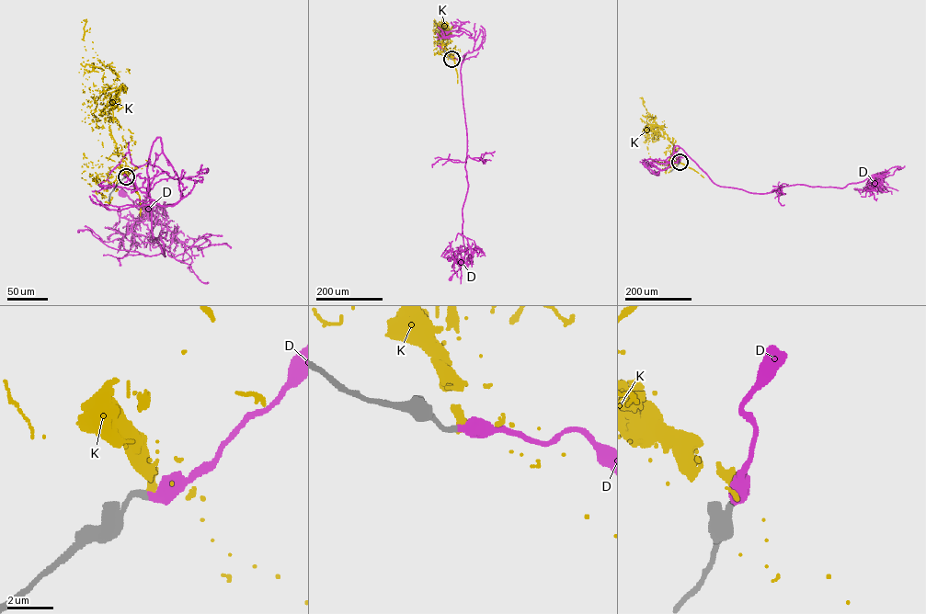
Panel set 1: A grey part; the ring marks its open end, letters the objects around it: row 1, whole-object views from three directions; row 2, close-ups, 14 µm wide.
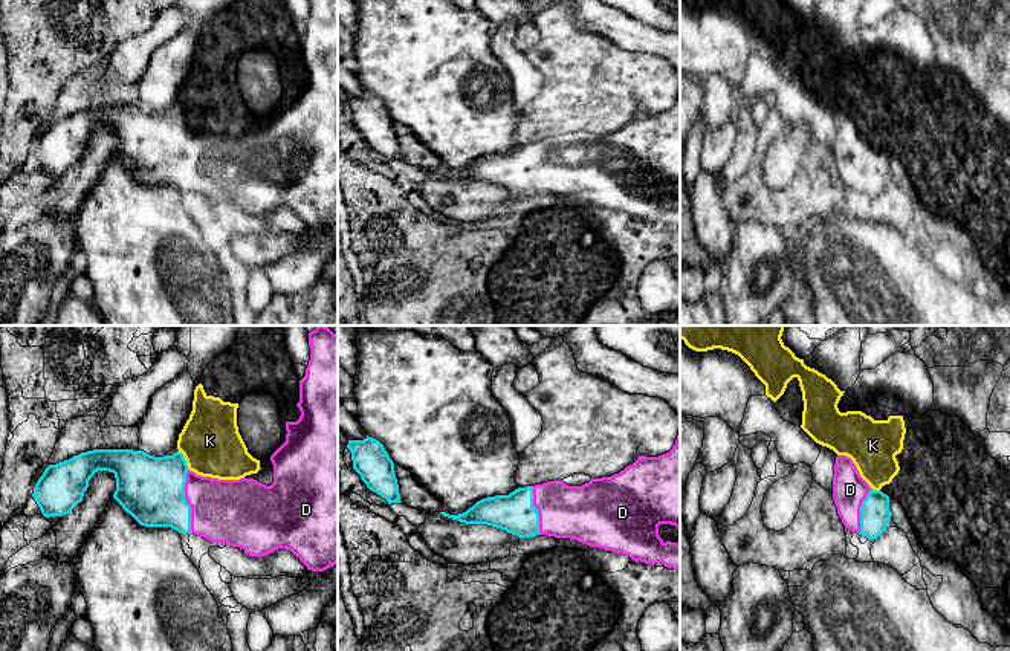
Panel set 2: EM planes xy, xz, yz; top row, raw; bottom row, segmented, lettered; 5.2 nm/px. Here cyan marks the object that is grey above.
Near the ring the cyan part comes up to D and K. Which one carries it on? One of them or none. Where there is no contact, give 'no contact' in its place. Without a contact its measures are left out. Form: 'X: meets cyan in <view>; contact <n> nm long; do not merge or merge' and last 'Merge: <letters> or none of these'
D: meets cyan in xy; contact 340 nm long; merge
K: meets cyan in xy; contact 110 nm long; do not merge
Merge: D

